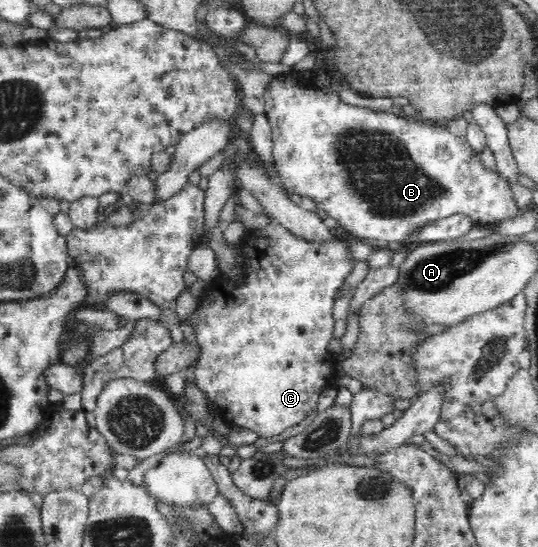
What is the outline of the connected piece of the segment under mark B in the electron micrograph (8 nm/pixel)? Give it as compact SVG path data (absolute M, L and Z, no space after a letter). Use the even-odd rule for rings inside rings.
M291 72L286 75L273 76L271 86L264 94L265 112L268 114L267 117L269 117L272 128L272 164L278 172L280 184L288 192L312 198L318 208L325 210L329 217L338 221L339 227L343 227L344 233L348 233L353 239L367 241L375 239L409 244L414 239L414 234L428 226L428 223L435 223L437 220L447 218L447 216L455 213L465 213L471 216L475 226L480 227L499 224L499 222L513 218L520 213L509 183L499 175L499 171L493 172L491 168L487 168L481 162L479 152L473 150L471 143L467 141L467 137L451 134L448 126L443 126L443 124L431 124L425 120L409 122L407 118L401 118L401 116L391 114L391 112L375 112L367 106L343 104L336 93L323 92L322 89L318 89L313 84L305 86L306 81L303 77L298 77Z

